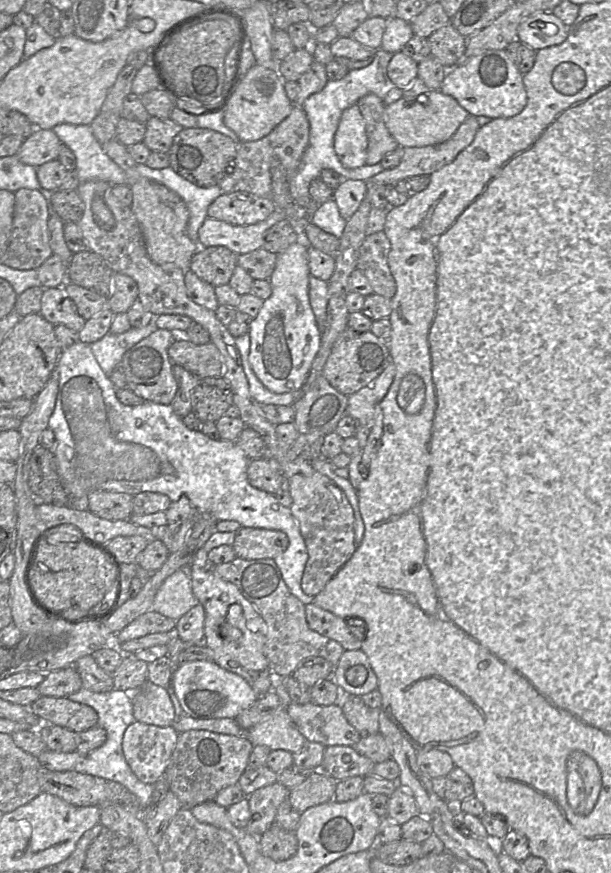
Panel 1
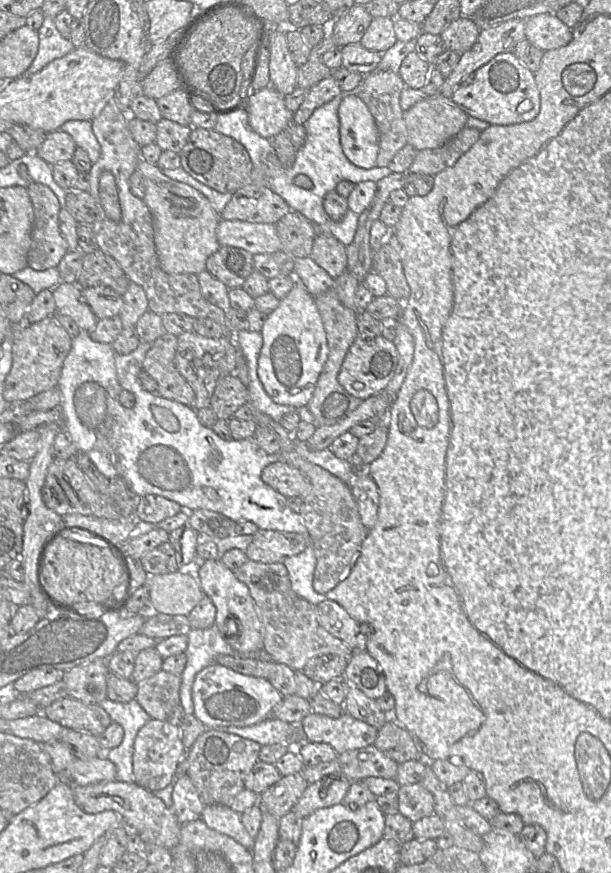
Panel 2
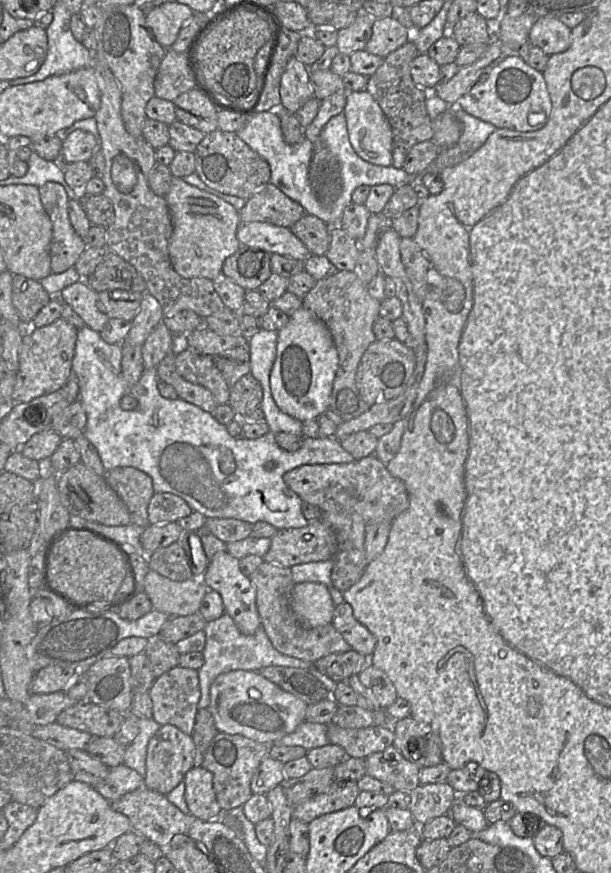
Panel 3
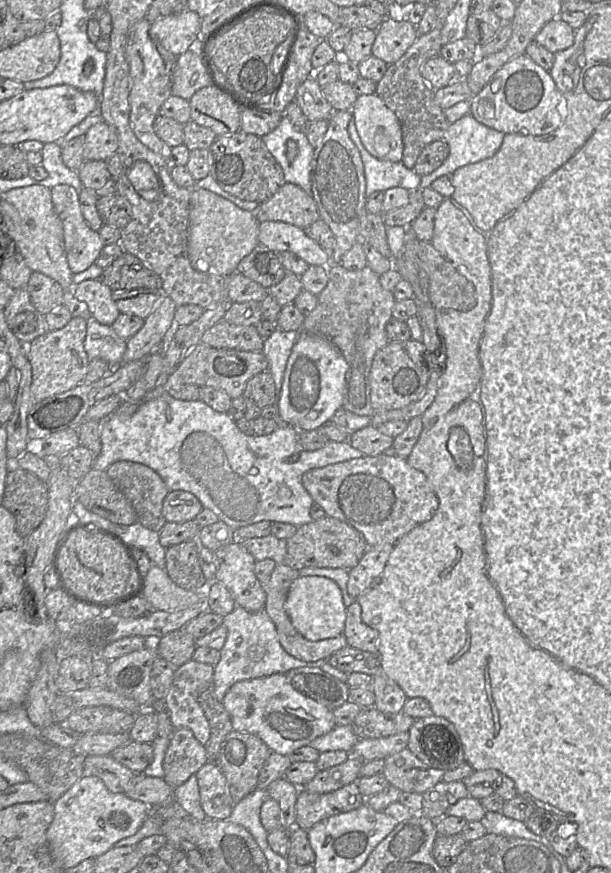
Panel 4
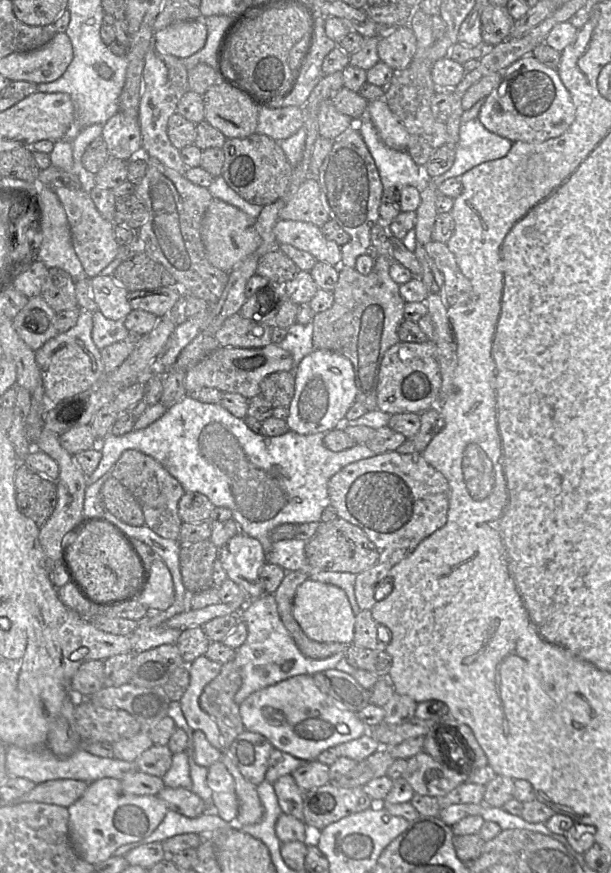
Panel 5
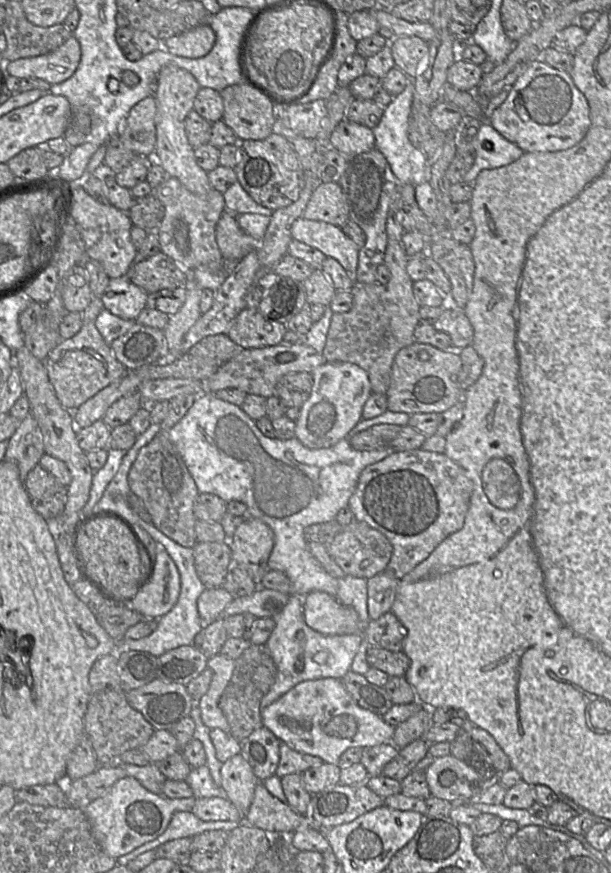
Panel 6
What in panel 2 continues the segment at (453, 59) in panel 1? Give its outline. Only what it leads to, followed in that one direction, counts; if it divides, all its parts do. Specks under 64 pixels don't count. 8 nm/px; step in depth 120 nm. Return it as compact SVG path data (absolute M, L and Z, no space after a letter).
M461 16L452 21L440 37L447 50L463 54L476 43L480 30L469 17Z

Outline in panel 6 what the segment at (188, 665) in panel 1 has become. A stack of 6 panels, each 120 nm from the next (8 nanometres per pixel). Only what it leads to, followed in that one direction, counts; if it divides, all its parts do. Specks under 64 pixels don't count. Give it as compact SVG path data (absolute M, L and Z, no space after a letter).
M321 678L316 680L307 680L297 684L291 690L286 692L284 695L282 695L278 700L270 704L268 707L264 708L261 711L261 716L262 716L263 726L269 729L281 741L281 743L288 745L290 748L292 748L297 752L319 757L320 759L323 760L323 762L330 764L339 764L341 755L349 748L353 747L365 748L365 747L378 746L386 743L392 743L392 738L394 736L394 731L395 731L395 727L387 724L383 720L382 716L377 715L369 710L361 708L353 700L351 695L347 692L341 679L336 679L336 678Z

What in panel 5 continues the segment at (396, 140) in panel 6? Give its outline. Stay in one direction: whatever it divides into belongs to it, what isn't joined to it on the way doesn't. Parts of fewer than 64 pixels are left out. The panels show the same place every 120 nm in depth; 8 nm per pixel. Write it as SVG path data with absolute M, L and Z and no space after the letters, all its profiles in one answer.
M368 116L355 120L359 130L379 171L384 188L395 186L413 186L422 191L426 176L422 167L418 166L407 151L397 151L387 147Z

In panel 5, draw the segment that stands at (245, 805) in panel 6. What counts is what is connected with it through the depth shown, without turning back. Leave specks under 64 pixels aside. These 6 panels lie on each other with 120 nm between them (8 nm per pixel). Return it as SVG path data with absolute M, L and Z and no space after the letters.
M218 761L208 767L207 785L212 791L213 810L225 821L235 820L239 813L239 803L235 783L225 765Z

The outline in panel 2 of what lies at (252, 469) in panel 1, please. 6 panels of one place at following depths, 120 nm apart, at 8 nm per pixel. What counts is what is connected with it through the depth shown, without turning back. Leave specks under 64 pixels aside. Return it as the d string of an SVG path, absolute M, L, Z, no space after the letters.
M285 462L267 465L261 473L262 481L285 497L305 497L311 484L302 473Z

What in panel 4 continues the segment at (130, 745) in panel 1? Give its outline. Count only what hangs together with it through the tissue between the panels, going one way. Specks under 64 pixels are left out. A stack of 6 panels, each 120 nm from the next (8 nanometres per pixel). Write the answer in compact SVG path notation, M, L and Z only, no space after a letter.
M175 728L163 759L163 780L175 789L208 762L205 747L192 731Z

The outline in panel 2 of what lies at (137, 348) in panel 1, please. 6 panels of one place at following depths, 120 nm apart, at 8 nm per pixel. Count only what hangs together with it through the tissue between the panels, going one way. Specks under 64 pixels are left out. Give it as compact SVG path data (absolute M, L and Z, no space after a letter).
M170 333L154 341L146 353L142 371L157 382L160 397L193 408L195 392L175 367L177 342L177 337Z

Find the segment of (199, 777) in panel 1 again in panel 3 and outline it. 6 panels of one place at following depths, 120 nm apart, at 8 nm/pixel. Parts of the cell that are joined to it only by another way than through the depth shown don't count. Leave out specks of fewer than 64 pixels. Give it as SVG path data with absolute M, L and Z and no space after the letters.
M217 733L207 748L201 767L213 775L213 789L222 811L242 806L252 795L251 779L270 746L239 734Z

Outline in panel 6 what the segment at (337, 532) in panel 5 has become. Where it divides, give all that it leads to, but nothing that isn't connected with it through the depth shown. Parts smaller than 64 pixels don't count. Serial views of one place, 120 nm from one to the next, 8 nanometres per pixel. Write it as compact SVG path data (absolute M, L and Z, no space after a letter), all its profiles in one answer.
M360 521L343 526L342 530L326 544L327 552L346 575L369 579L385 571L393 547L387 537L368 524Z

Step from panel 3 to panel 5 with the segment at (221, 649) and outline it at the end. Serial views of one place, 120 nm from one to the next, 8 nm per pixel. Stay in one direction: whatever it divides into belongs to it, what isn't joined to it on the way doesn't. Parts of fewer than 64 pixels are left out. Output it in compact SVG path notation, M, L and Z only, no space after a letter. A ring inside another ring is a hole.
M264 594L257 599L248 600L243 609L233 614L239 614L240 621L244 622L247 627L247 638L239 648L235 649L234 657L242 674L242 685L235 695L235 702L238 705L250 694L273 686L290 677L313 675L325 670L335 669L338 662L345 657L345 651L319 660L304 656L283 625L276 600L272 594ZM289 661L293 662L293 667L288 672L285 672L283 665Z

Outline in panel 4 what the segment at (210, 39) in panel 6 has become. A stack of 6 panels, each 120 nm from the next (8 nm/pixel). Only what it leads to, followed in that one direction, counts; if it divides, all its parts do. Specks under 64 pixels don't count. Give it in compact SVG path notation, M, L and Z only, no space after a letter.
M188 8L150 23L151 38L172 54L179 56L198 38L201 18Z

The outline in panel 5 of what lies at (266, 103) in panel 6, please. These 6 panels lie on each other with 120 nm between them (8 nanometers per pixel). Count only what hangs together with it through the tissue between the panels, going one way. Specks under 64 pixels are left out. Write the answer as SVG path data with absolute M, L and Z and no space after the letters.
M222 82L203 94L205 121L227 139L256 134L260 108L235 88Z

